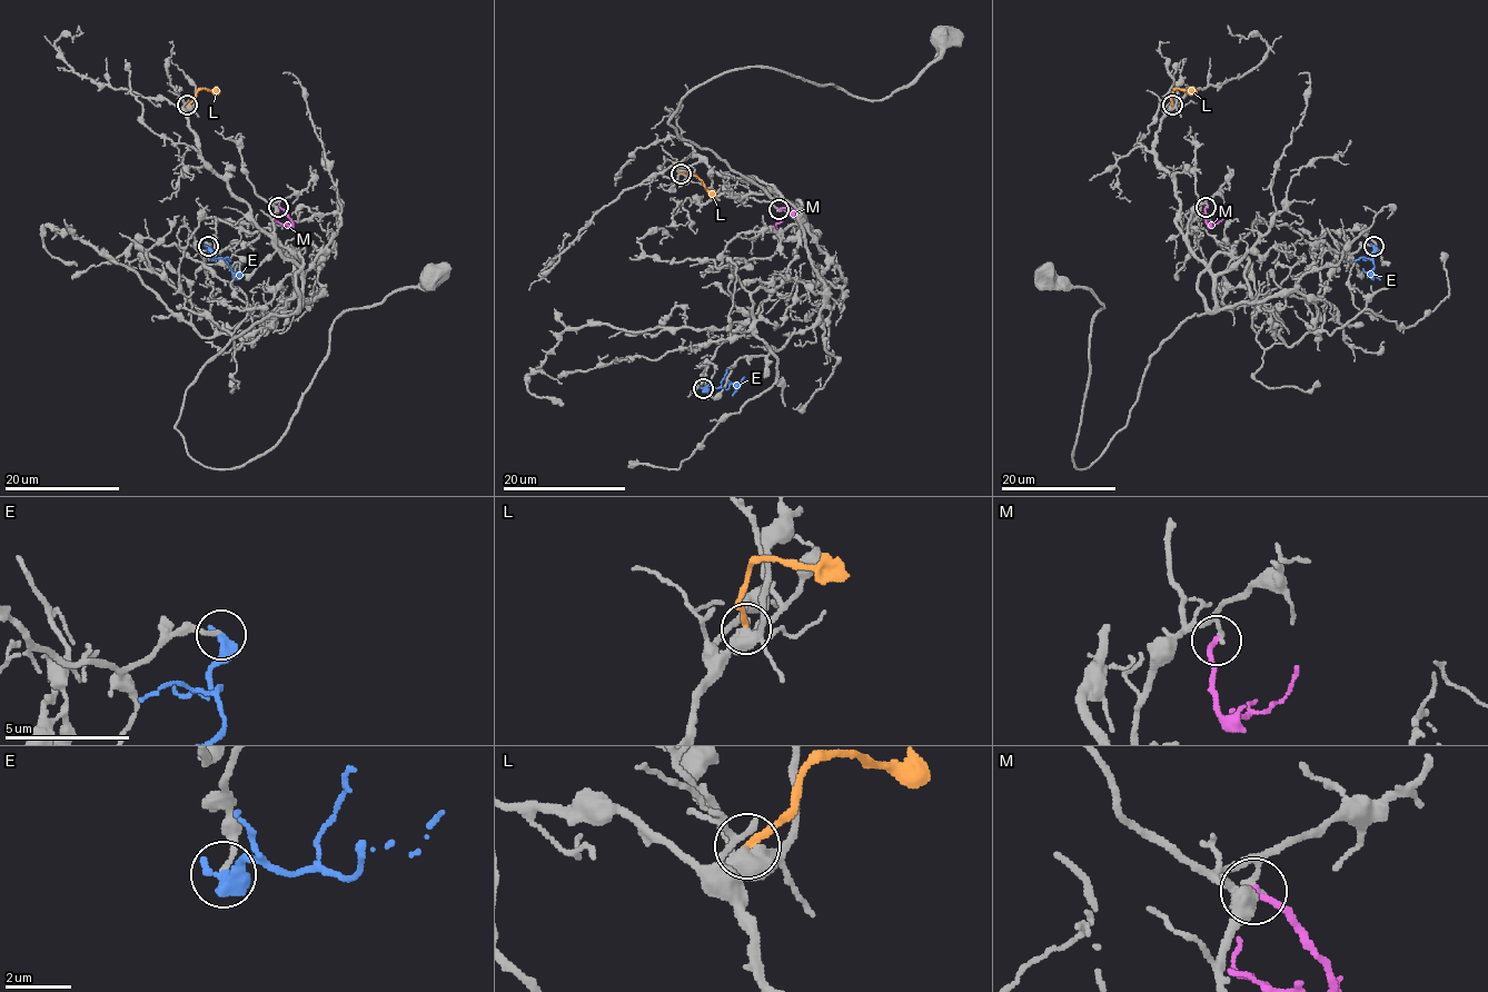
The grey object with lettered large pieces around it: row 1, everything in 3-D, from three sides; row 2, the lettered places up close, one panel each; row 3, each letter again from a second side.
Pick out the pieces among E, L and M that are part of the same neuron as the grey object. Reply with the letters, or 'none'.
none

